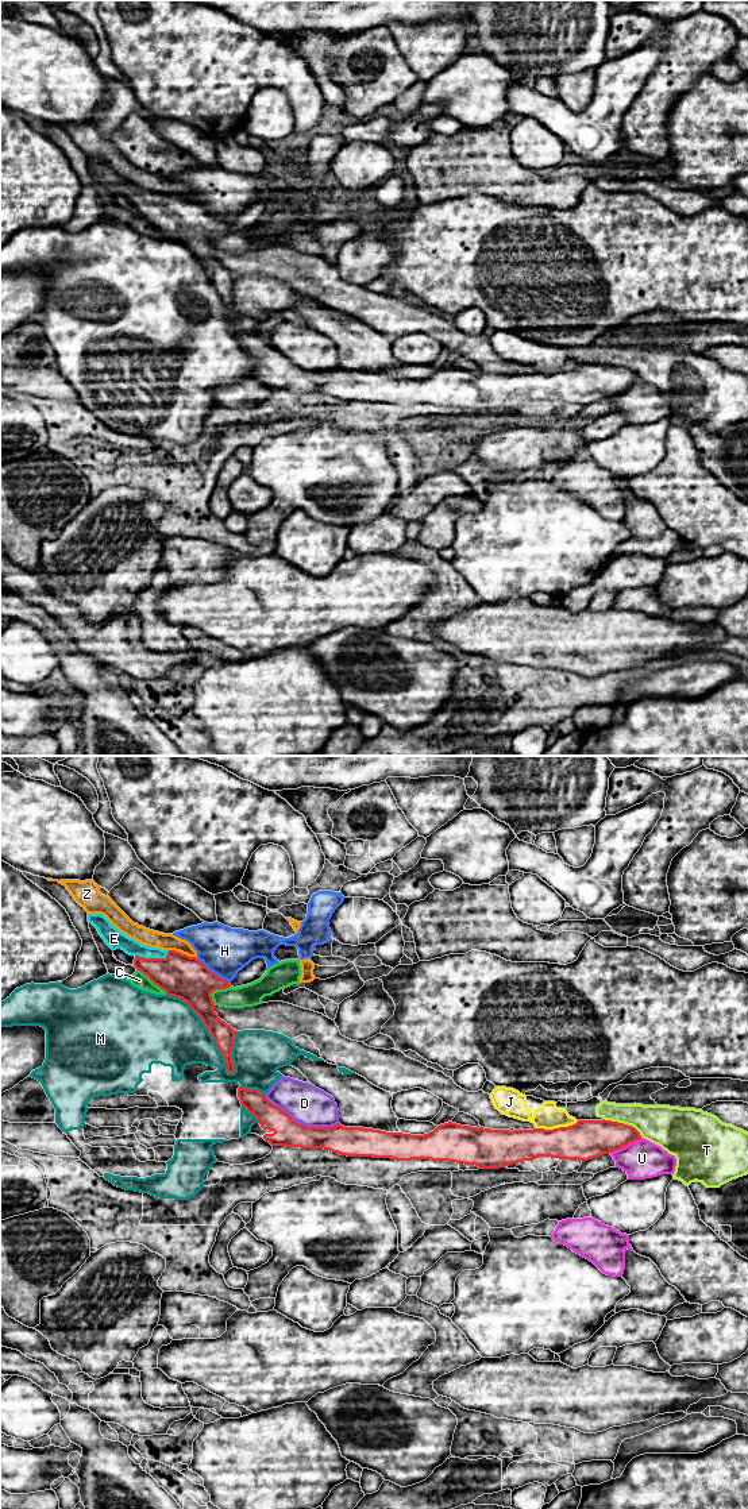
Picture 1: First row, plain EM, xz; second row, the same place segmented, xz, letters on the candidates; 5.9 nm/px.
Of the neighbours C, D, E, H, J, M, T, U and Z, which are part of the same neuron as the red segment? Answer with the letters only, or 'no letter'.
E

